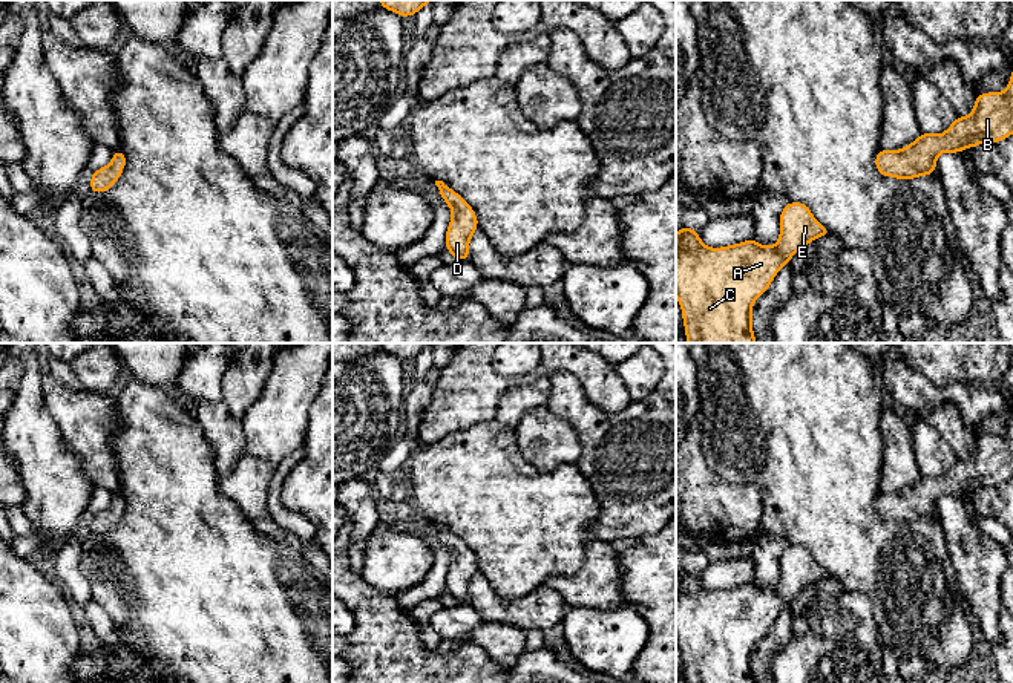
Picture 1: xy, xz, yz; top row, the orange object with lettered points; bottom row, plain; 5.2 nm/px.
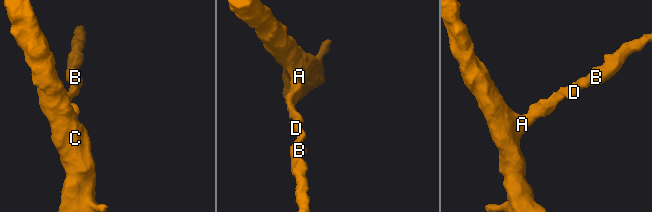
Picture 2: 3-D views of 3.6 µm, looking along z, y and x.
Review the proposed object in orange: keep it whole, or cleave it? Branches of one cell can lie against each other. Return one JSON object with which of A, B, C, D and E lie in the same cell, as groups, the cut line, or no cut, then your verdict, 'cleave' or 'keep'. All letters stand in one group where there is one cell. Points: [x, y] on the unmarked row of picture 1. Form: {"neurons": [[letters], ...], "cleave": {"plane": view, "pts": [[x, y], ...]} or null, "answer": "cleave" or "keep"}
{"neurons": [["A", "B", "C", "D", "E"]], "cleave": null, "answer": "keep"}

